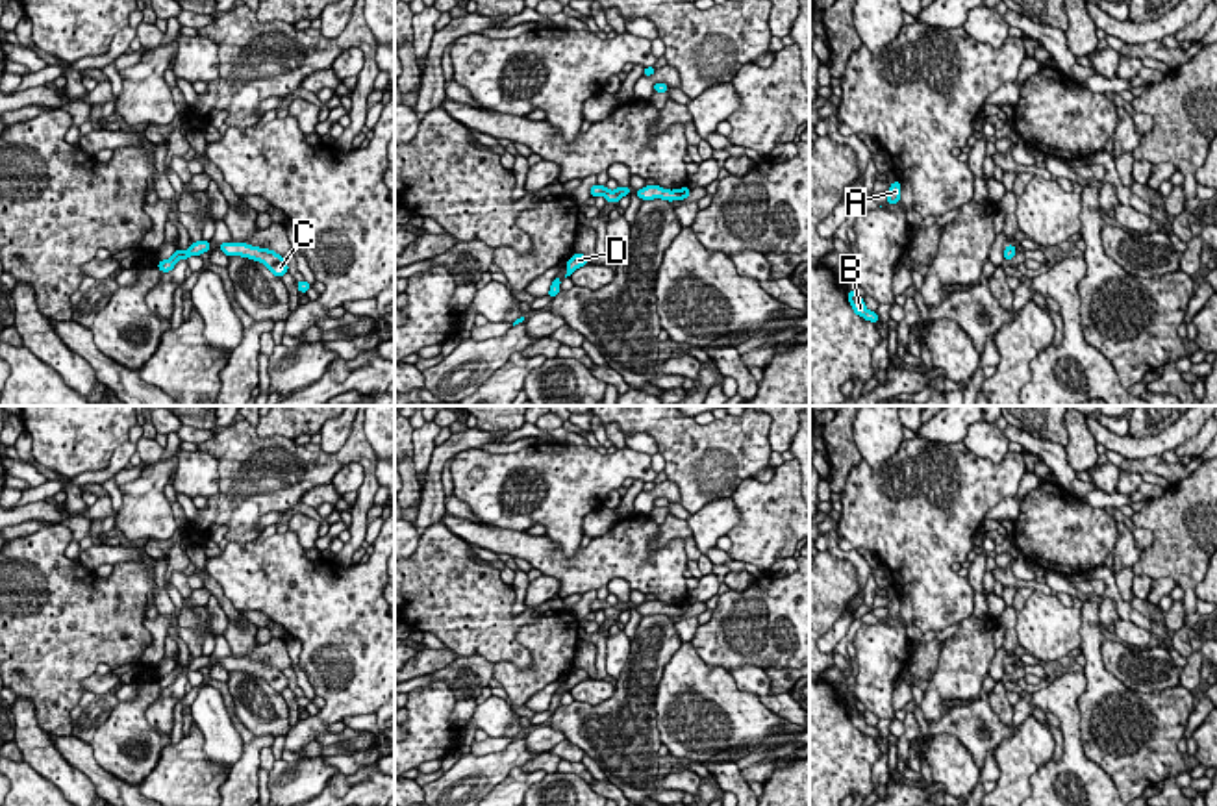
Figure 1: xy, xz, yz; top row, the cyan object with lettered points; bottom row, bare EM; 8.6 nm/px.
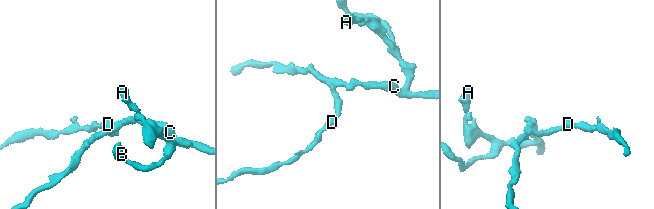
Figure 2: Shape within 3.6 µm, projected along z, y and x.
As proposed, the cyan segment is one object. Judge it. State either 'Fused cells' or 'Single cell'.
Single cell

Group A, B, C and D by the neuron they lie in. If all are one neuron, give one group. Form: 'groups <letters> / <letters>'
groups A B C D

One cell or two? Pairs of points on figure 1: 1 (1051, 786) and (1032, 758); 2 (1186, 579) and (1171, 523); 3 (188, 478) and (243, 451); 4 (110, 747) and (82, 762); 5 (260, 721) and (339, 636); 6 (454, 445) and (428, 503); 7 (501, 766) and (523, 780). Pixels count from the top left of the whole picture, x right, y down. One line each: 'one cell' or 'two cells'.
1: two cells
2: one cell
3: two cells
4: two cells
5: two cells
6: one cell
7: two cells

